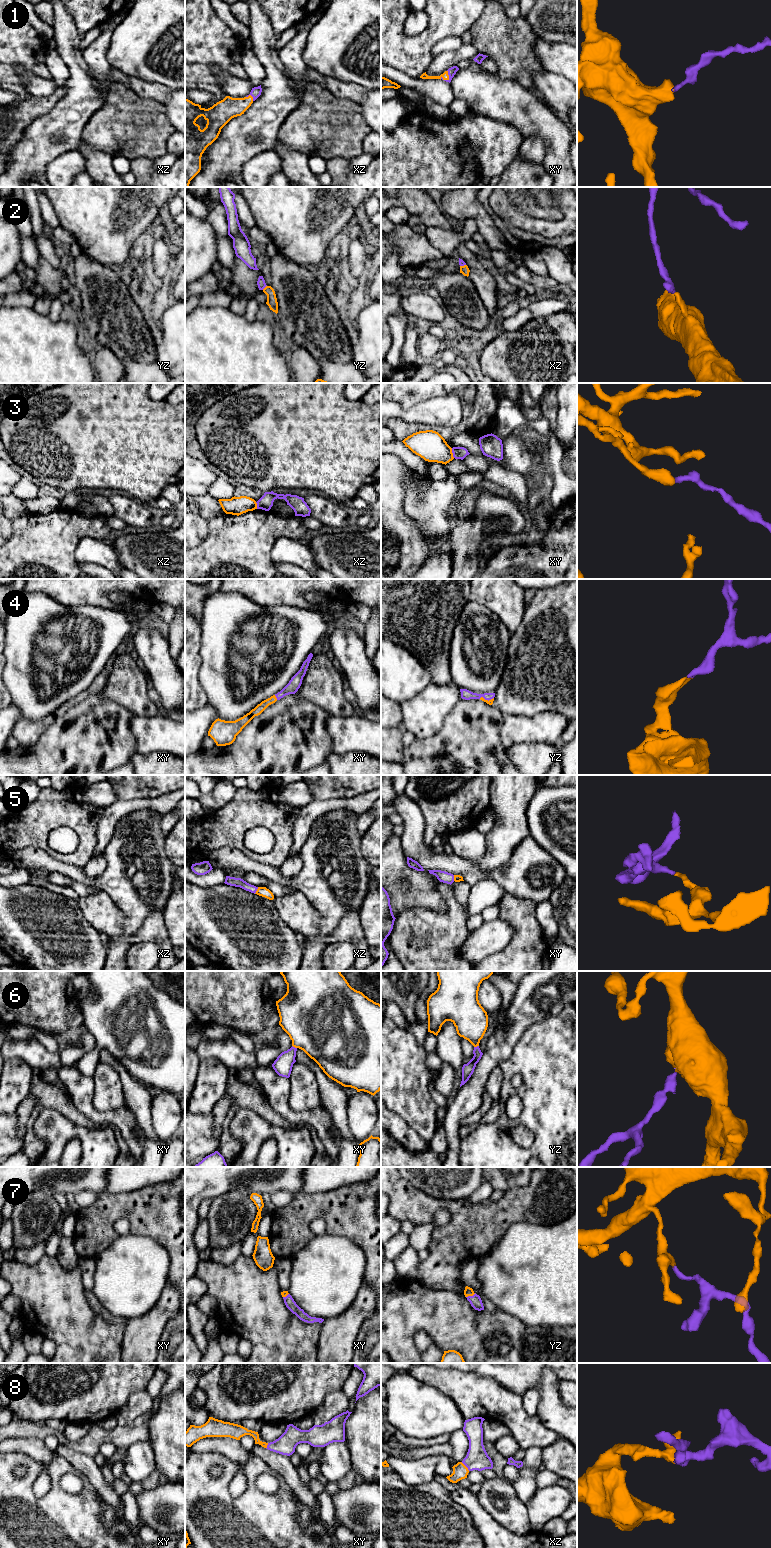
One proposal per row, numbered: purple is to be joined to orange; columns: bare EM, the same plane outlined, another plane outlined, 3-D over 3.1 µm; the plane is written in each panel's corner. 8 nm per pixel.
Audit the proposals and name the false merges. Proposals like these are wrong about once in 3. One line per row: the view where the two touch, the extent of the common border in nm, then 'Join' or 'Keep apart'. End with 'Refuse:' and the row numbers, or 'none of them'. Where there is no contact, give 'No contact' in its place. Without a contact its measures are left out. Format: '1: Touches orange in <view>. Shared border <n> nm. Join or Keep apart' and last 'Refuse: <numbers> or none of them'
1: Touches orange in xy. Shared border 90 nm. Join
2: Touches orange in yz. Shared border 50 nm. Join
3: Touches orange in xy. Shared border 80 nm. Keep apart
4: Touches orange in xy. Shared border 50 nm. Join
5: Touches orange in xz. Shared border 70 nm. Join
6: Touches orange in xy. Shared border 50 nm. Join
7: Touches orange in yz. Shared border 90 nm. Join
8: Touches orange in xz. Shared border 100 nm. Join
Refuse: 3

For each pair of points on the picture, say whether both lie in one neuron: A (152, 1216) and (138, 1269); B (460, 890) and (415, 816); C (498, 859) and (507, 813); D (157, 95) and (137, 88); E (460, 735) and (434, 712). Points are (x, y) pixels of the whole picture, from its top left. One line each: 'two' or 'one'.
A: two
B: two
C: one
D: one
E: two

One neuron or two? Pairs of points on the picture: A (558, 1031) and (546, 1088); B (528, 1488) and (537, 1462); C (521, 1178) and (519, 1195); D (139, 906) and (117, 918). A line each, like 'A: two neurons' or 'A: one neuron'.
A: one neuron
B: one neuron
C: two neurons
D: two neurons

